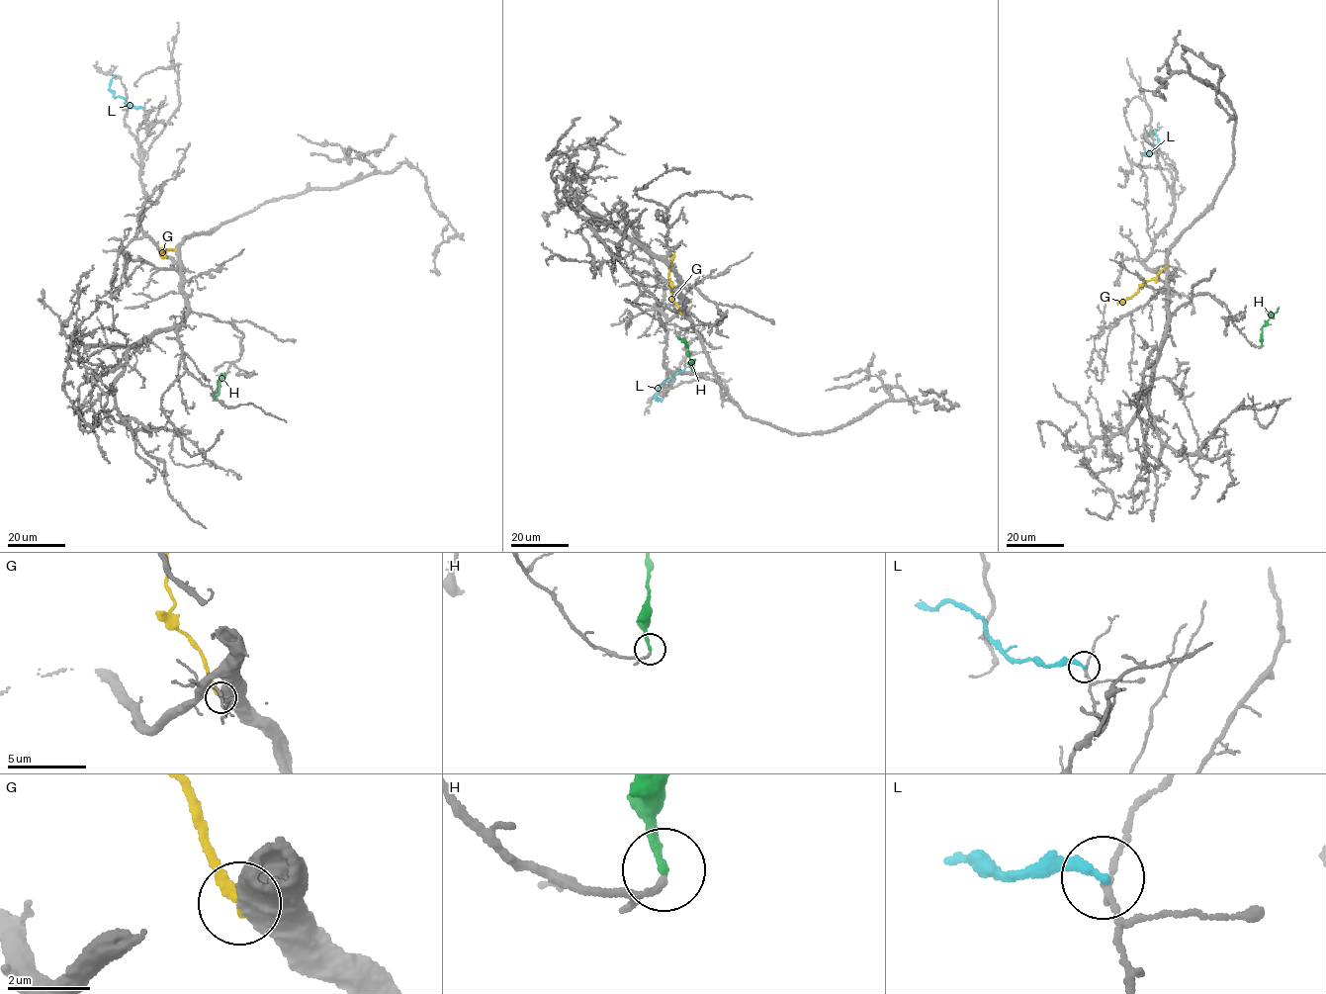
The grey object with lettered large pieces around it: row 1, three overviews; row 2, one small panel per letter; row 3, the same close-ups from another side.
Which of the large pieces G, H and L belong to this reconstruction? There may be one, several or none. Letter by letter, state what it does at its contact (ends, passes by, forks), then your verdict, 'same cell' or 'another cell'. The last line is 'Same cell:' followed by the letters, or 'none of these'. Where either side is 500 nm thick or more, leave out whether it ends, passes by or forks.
G: another cell
H: it ends | same cell
L: it ends | another cell
Same cell: H

